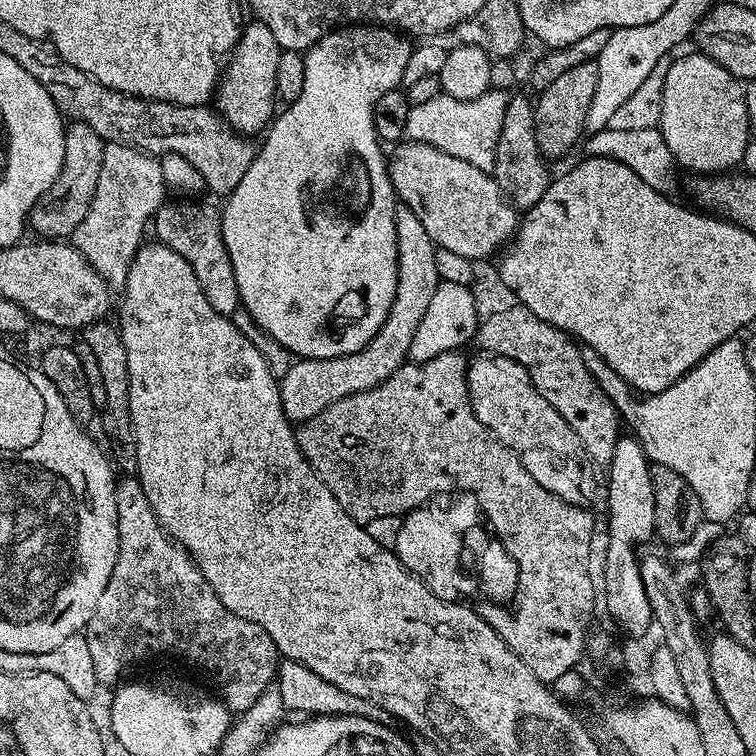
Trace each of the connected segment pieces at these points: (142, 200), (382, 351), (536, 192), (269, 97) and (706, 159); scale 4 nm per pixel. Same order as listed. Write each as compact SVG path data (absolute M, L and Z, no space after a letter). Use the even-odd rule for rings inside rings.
M105 143L102 154L102 170L98 174L98 190L94 190L94 198L90 202L90 210L86 210L86 218L78 222L71 234L70 243L78 249L82 258L94 266L94 270L106 283L109 289L123 290L126 278L130 274L130 266L136 257L136 251L145 243L144 231L149 231L150 221L155 217L160 205L165 203L166 189L162 178L162 166L157 157L132 147L131 144Z
M401 203L396 205L394 234L398 246L396 293L386 322L382 322L376 337L354 354L317 360L300 358L292 362L296 364L290 365L284 377L281 375L278 380L282 410L289 422L312 420L322 414L326 406L386 382L386 378L390 378L390 374L398 371L408 360L414 330L418 330L418 322L422 322L430 301L434 299L434 290L438 290L442 281L438 274L436 243L430 234L426 234L418 214Z
M519 92L509 95L505 117L502 122L502 131L495 146L494 166L491 175L498 182L504 195L518 210L527 210L536 205L542 198L542 194L548 188L550 175L546 170L545 159L540 154L537 146L537 136L534 130L533 114L535 107Z
M259 22L245 23L240 38L228 57L219 85L214 93L214 108L223 116L235 132L249 138L255 132L263 133L273 119L272 107L278 104L275 86L275 68L278 66L282 49L274 34L270 34L270 26Z
M693 54L673 59L666 74L666 86L662 90L662 118L660 133L664 135L666 146L673 160L681 169L689 168L692 174L723 174L735 169L736 164L745 159L750 137L744 84L731 76L725 68L718 66L709 56Z

